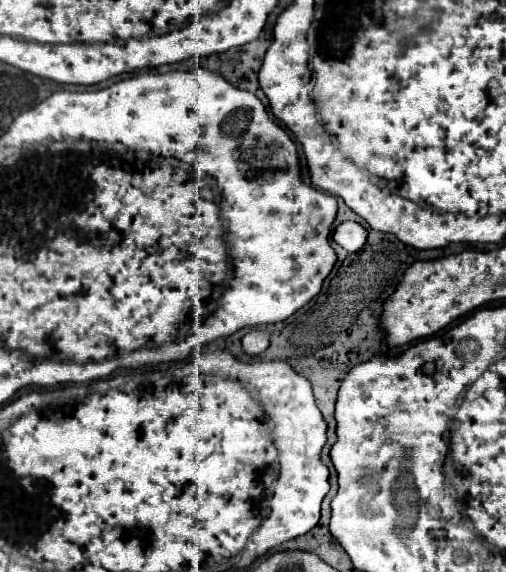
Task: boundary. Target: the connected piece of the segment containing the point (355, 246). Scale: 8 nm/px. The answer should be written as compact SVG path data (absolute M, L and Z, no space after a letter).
M344 222L334 230L334 242L338 242L348 252L356 252L366 242L366 228L358 222Z

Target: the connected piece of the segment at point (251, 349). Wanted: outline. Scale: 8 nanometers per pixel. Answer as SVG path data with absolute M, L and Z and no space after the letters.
M252 330L242 338L242 350L248 356L260 356L268 348L268 334L260 330Z

